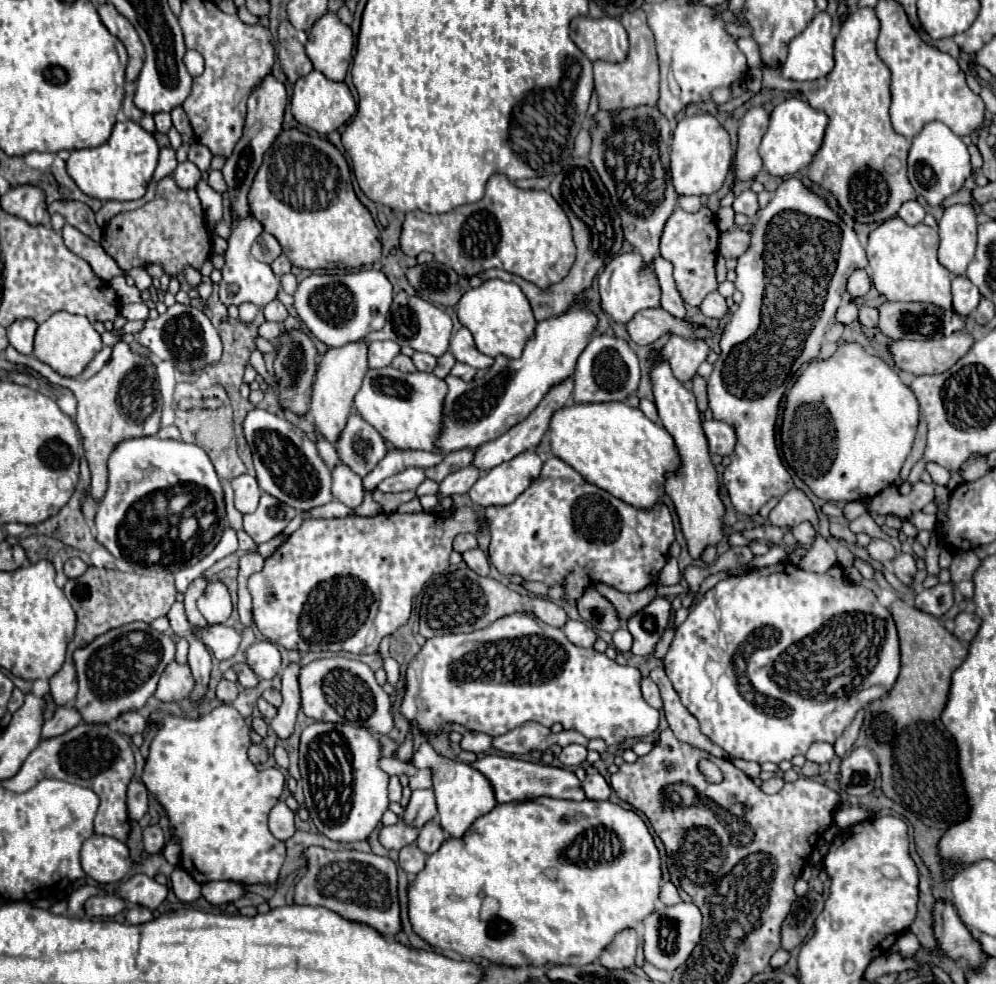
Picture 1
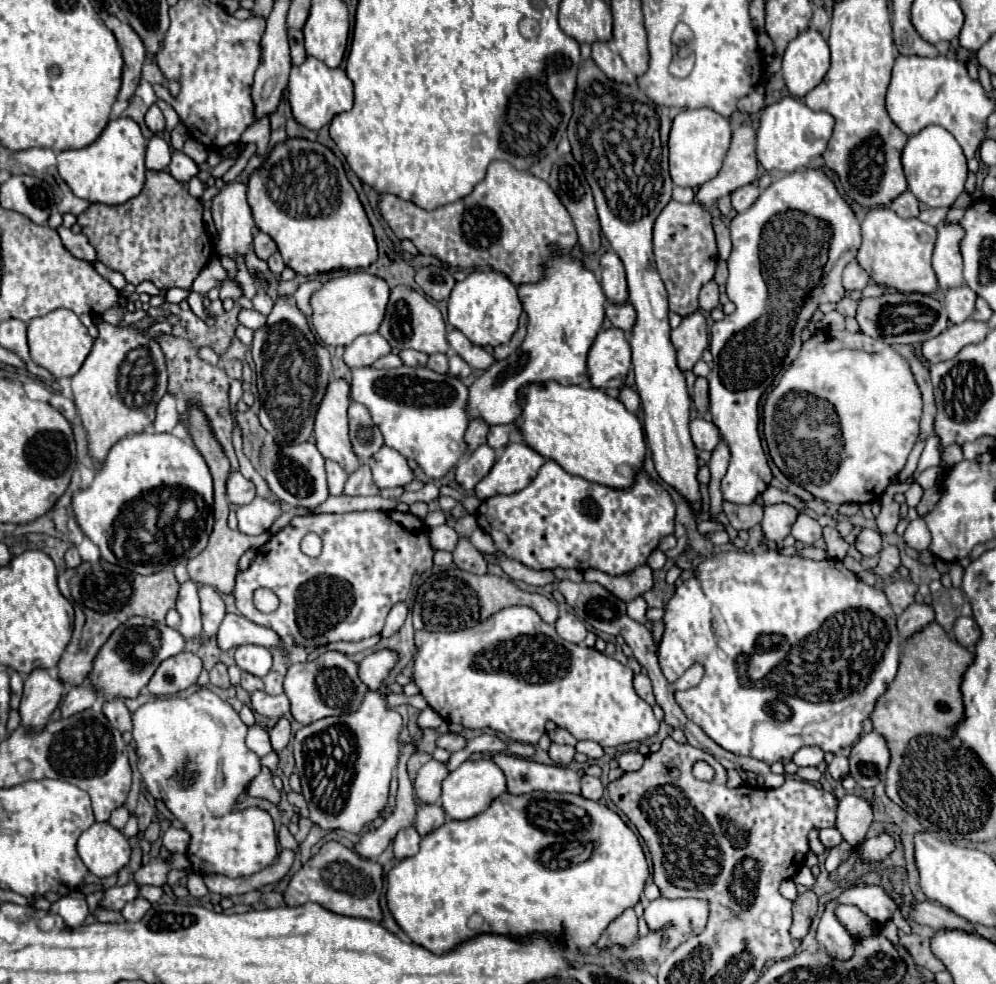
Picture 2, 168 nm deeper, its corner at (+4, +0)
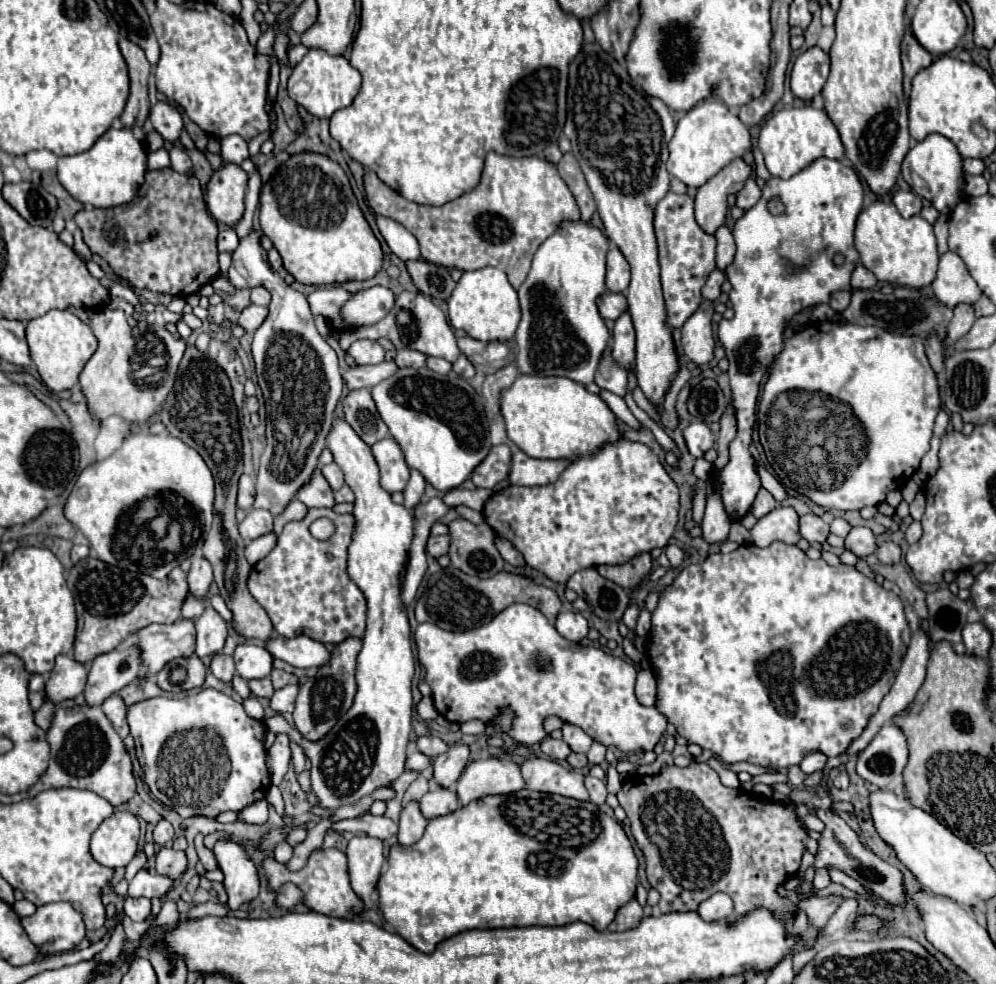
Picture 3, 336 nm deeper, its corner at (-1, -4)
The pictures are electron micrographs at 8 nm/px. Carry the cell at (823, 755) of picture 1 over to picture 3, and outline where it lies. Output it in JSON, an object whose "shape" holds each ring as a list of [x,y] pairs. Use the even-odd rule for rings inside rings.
{"shape":[[[808,753],[808,755],[802,759],[800,769],[810,775],[810,773],[816,773],[816,771],[822,771],[824,765],[826,765],[826,761],[828,761],[828,757],[826,757],[824,753]]]}

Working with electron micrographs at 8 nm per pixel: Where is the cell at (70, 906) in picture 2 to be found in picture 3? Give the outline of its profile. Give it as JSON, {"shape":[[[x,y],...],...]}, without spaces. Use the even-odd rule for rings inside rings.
{"shape":[[[48,903],[22,919],[28,939],[46,955],[72,951],[86,935],[84,915],[70,903]]]}

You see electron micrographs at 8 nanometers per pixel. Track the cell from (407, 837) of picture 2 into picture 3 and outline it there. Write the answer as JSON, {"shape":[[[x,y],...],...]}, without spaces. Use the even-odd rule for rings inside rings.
{"shape":[[[408,803],[402,809],[400,823],[398,823],[398,827],[400,827],[398,841],[400,841],[400,845],[404,845],[404,847],[414,845],[422,837],[426,825],[428,825],[428,821],[422,817],[418,803]]]}

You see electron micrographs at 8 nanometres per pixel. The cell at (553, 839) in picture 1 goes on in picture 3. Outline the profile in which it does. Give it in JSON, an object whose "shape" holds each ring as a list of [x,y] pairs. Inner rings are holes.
{"shape":[[[522,789],[518,793],[510,795],[492,795],[482,797],[478,801],[472,801],[466,807],[460,807],[454,813],[448,813],[446,817],[436,817],[428,823],[422,839],[410,847],[394,845],[390,849],[388,857],[388,871],[380,875],[378,881],[378,897],[380,897],[380,911],[384,919],[398,931],[400,937],[404,937],[410,945],[414,945],[422,953],[432,953],[438,943],[470,929],[498,929],[510,927],[528,926],[562,926],[570,921],[582,921],[592,925],[598,931],[606,931],[606,927],[614,921],[618,909],[626,905],[636,895],[638,885],[638,857],[634,853],[634,847],[630,843],[630,837],[626,835],[624,827],[616,821],[616,817],[608,817],[598,809],[598,805],[592,805],[590,801],[576,801],[562,795],[548,795],[548,793],[528,793],[528,789]]]}

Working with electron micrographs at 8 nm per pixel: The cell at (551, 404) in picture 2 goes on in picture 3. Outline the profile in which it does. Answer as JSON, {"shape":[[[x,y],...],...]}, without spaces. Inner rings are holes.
{"shape":[[[518,375],[514,385],[502,393],[502,417],[506,423],[508,437],[528,455],[536,459],[576,459],[584,455],[594,455],[602,447],[616,443],[622,439],[622,431],[618,429],[616,415],[602,401],[600,395],[590,393],[584,385],[568,379],[568,377],[534,377],[534,375]]]}

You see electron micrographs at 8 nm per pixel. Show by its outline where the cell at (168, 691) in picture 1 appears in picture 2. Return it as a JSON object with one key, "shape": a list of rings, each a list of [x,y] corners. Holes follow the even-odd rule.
{"shape":[[[179,653],[175,657],[165,659],[155,675],[151,677],[147,689],[161,697],[161,695],[173,695],[177,691],[183,691],[197,683],[197,677],[201,673],[203,665],[201,659],[195,653]]]}

